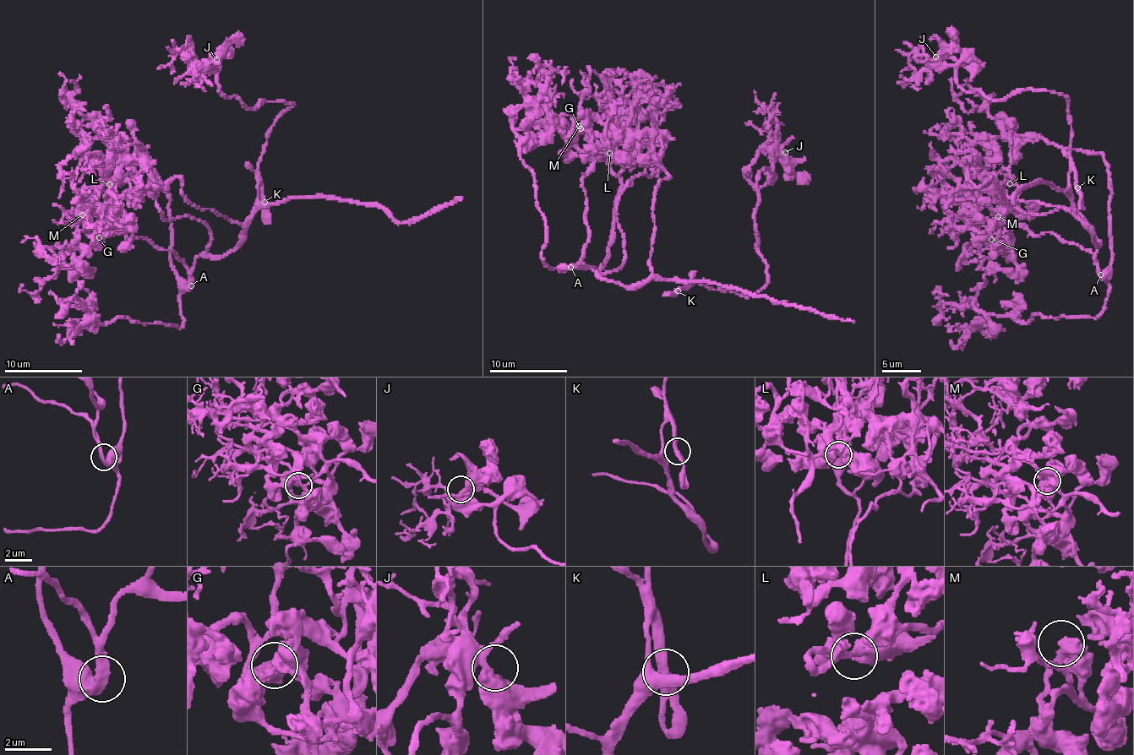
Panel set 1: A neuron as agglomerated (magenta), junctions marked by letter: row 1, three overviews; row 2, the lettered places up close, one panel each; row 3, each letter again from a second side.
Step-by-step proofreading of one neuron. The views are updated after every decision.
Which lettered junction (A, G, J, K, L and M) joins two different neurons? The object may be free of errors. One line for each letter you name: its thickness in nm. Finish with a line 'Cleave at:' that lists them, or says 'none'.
Cleave at: none

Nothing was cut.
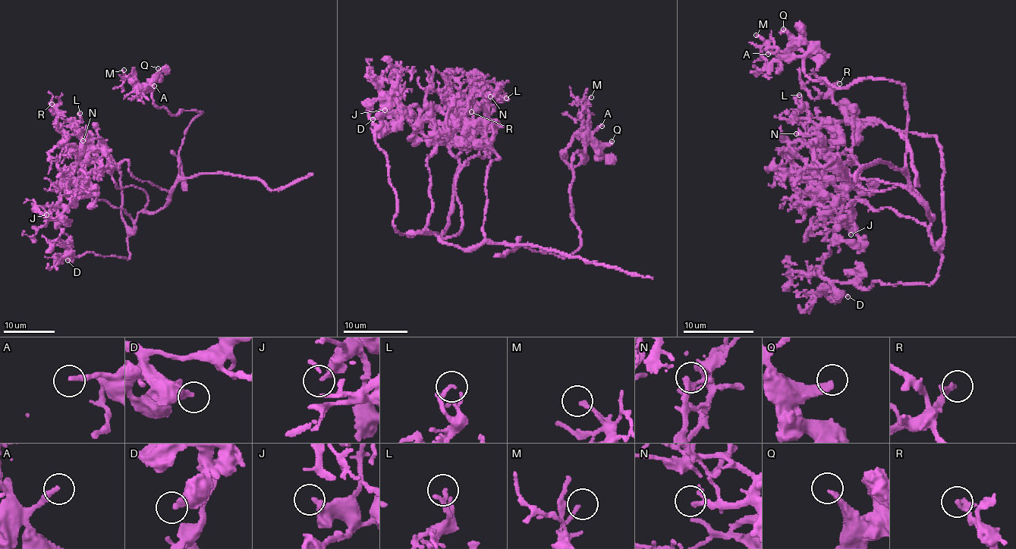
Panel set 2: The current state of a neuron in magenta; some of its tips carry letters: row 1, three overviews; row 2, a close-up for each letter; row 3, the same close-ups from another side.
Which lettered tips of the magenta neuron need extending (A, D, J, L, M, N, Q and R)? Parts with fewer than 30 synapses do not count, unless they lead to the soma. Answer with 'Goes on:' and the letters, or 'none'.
Goes on: A, L, N, Q

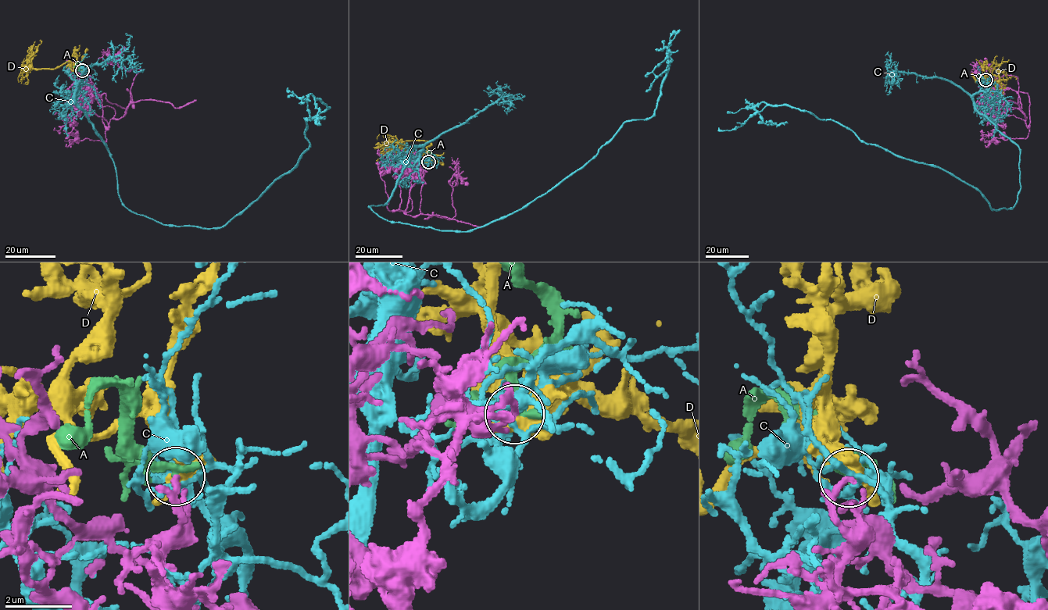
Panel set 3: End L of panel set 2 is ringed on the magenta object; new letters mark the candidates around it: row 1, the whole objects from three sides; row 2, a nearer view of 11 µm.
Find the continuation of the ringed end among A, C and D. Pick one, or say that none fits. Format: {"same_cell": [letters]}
{"same_cell": ["A"]}

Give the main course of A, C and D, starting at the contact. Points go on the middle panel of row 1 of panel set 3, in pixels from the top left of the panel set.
A: (428, 162), (431, 155), (427, 150)
C: (427, 160), (413, 148), (388, 201), (368, 207), (388, 221), (473, 230), (653, 114), (667, 59), (645, 91)
D: (428, 162), (430, 160), (427, 147), (431, 144), (428, 141), (416, 140), (395, 142), (400, 144), (398, 160)

